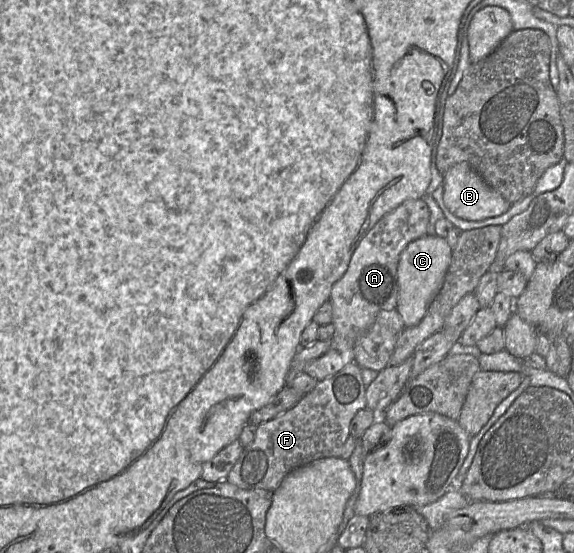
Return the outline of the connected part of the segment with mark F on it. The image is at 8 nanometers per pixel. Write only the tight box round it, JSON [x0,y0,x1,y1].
[227,362,366,492]

